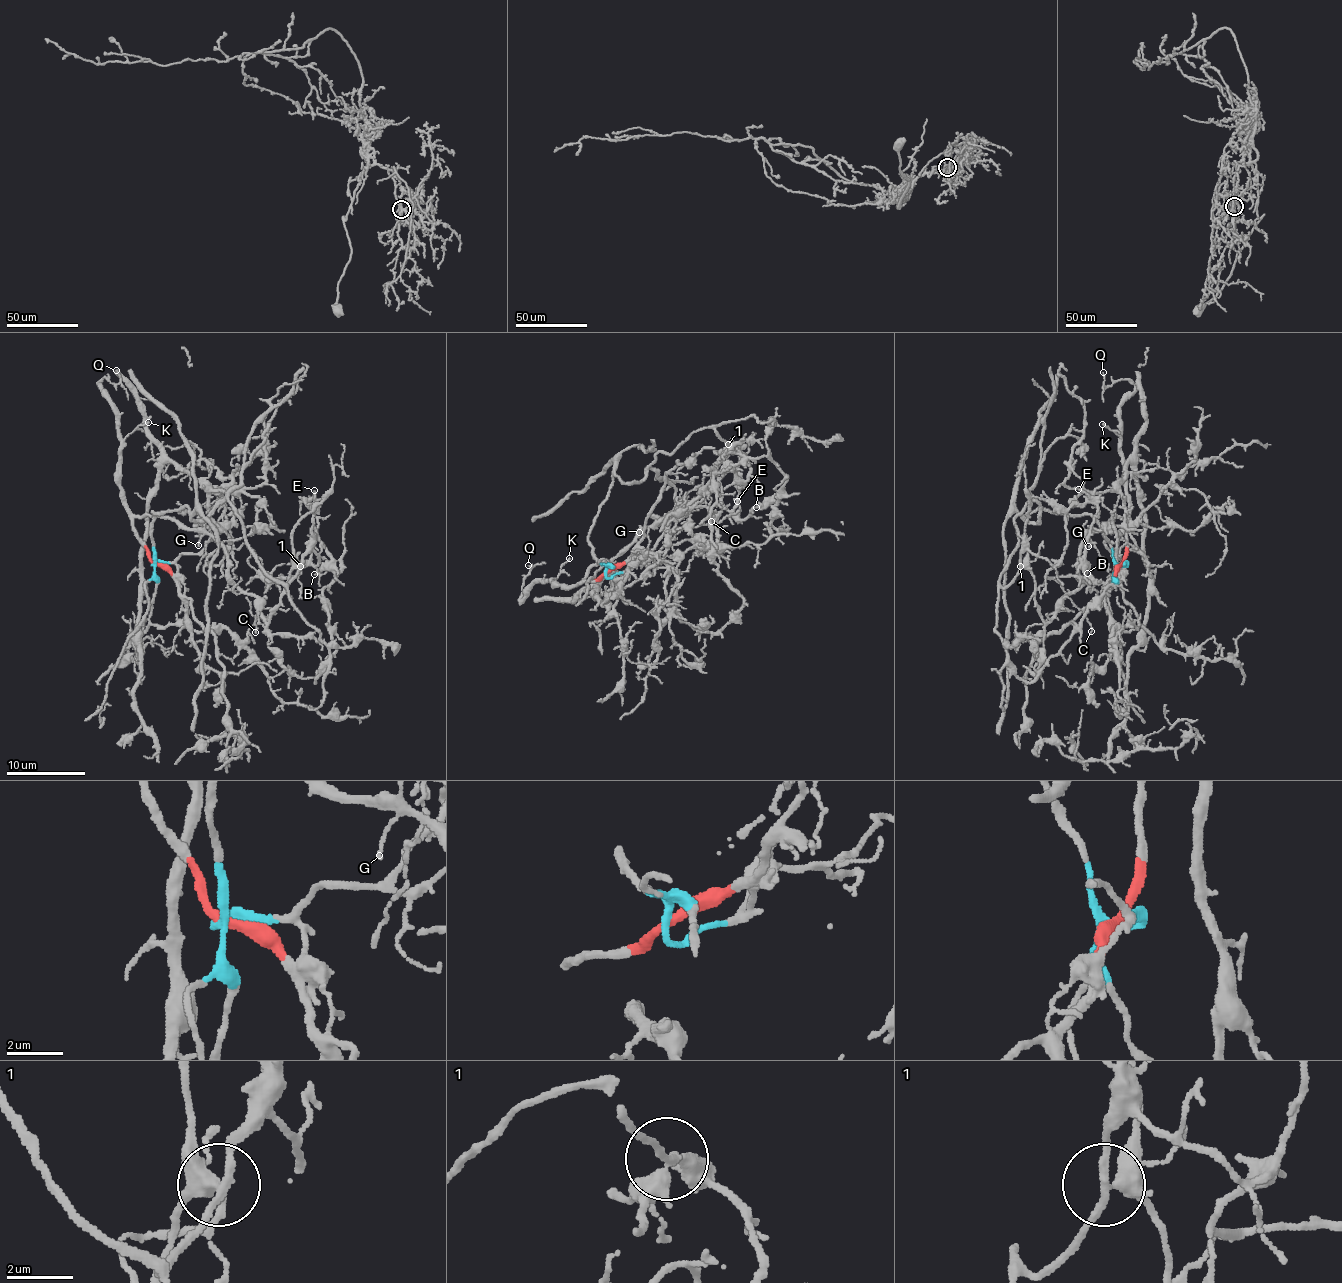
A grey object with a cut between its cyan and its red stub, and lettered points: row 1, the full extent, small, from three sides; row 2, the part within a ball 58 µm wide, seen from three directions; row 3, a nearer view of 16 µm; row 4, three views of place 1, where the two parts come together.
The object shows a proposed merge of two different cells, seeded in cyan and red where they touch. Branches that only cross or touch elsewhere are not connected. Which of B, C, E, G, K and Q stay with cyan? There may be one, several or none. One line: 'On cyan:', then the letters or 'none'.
On cyan: B, E

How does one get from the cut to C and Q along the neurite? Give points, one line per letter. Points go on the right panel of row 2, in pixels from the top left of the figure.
C: (1121, 565), (1125, 518), (1112, 516), (1086, 536), (1077, 556), (1081, 583), (1065, 598), (1084, 612), (1091, 632)
Q: (1121, 565), (1129, 505), (1118, 446), (1119, 408), (1134, 389), (1121, 379), (1105, 387), (1103, 373)

